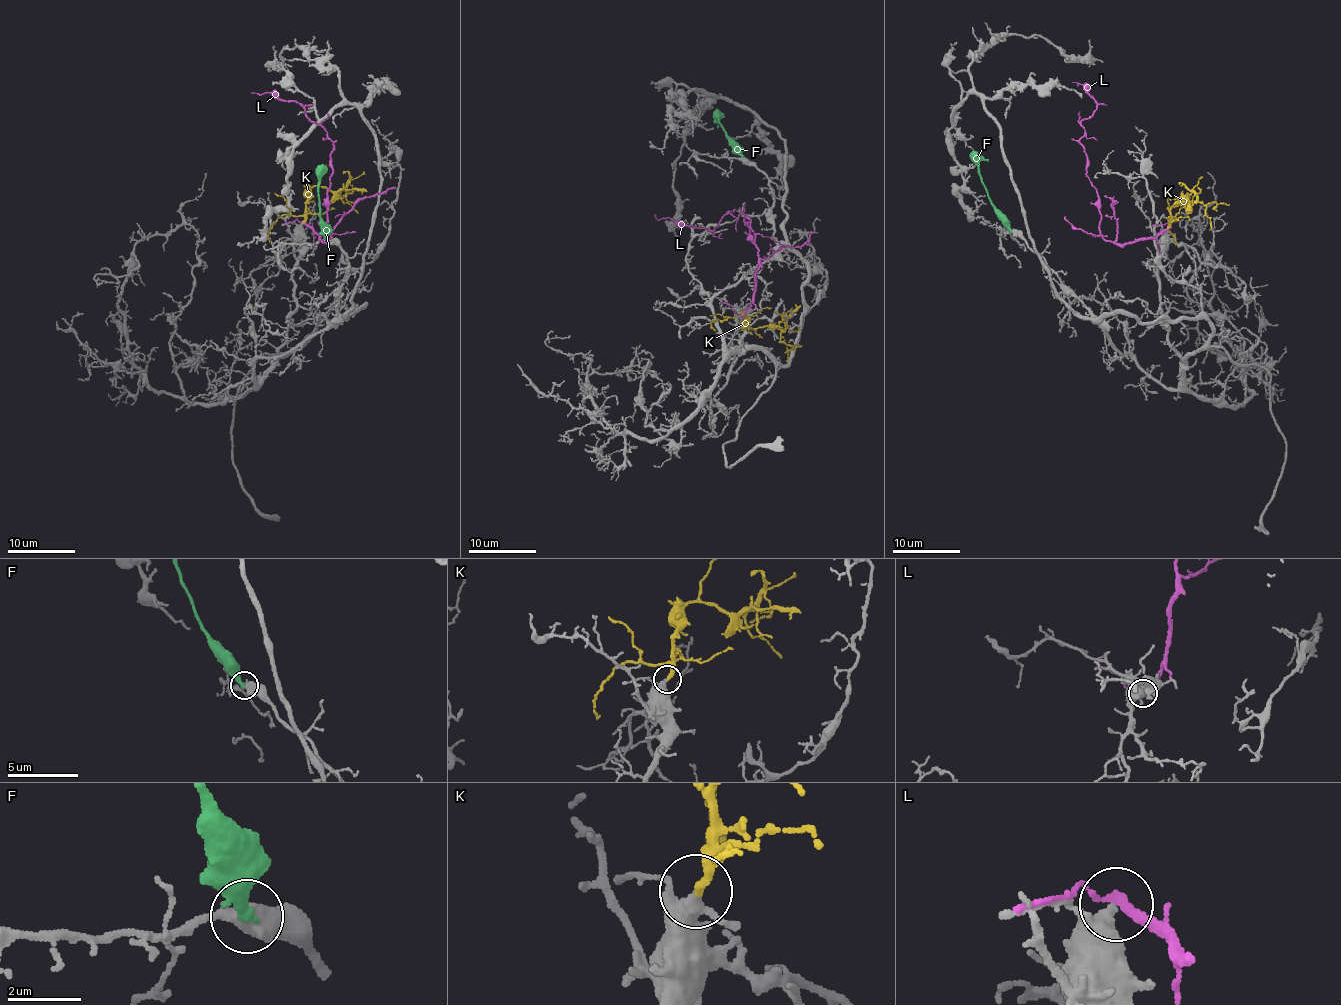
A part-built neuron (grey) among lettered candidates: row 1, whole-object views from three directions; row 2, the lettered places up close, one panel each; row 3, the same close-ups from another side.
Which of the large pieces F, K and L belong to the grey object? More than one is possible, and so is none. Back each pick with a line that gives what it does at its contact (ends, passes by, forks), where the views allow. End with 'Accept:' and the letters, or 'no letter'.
K: it ends
Accept: K

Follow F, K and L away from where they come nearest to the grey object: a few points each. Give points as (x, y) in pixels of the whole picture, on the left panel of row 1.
F: (328, 240), (328, 227), (320, 219), (319, 208), (319, 175), (324, 164)
K: (303, 223), (305, 203), (314, 186), (332, 191), (342, 188), (341, 199), (357, 213)
L: (302, 223), (323, 241), (328, 240), (334, 142), (299, 103), (278, 99), (267, 92), (251, 93)

